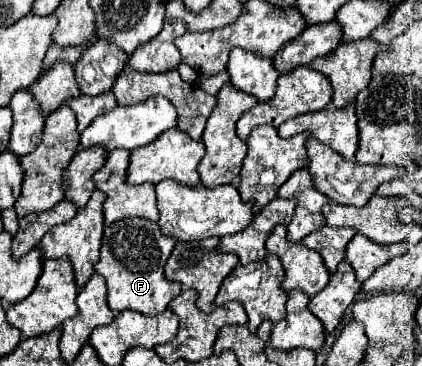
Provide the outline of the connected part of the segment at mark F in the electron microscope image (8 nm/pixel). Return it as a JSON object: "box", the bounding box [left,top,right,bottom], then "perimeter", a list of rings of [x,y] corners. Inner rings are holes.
{"box":[94,218,182,316],"perimeter":[[[124,218],[110,224],[104,230],[100,260],[94,264],[96,274],[104,276],[106,280],[110,310],[136,310],[146,316],[162,314],[172,302],[172,298],[176,298],[182,292],[178,282],[170,282],[164,278],[164,264],[174,246],[176,238],[164,236],[158,224],[152,220]]]}

